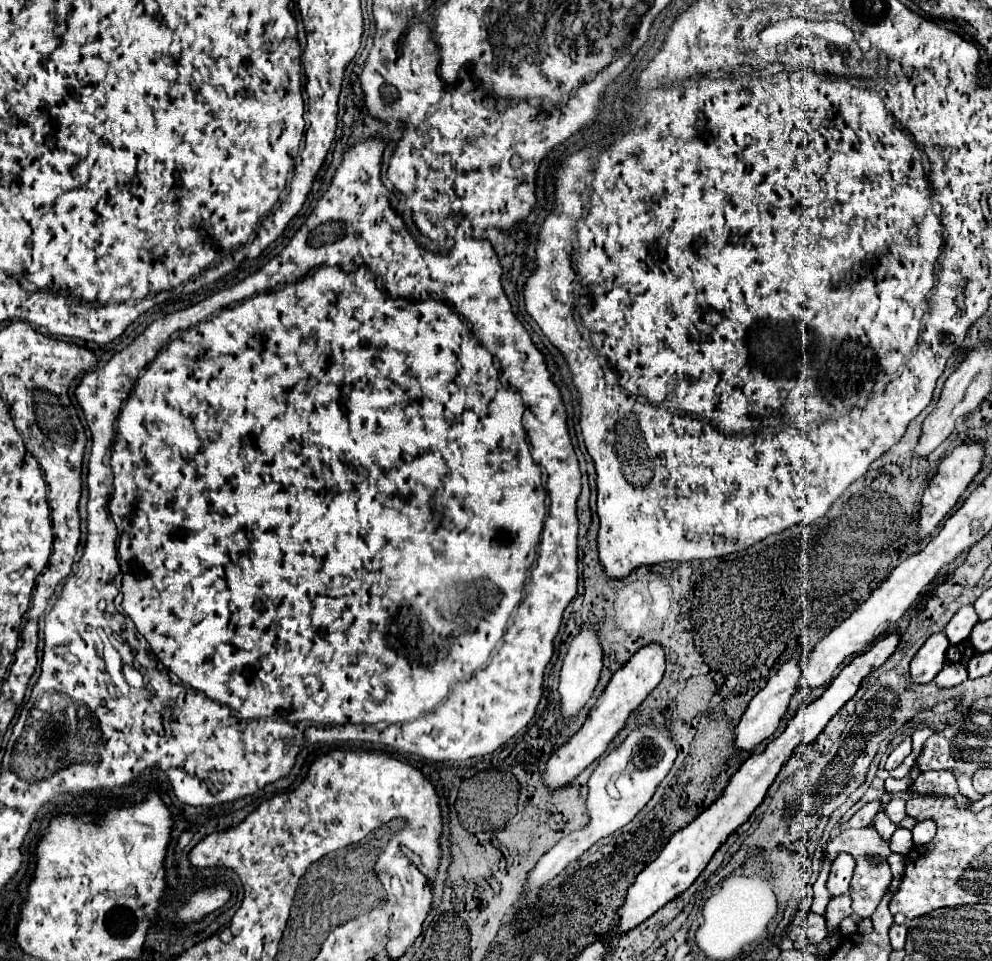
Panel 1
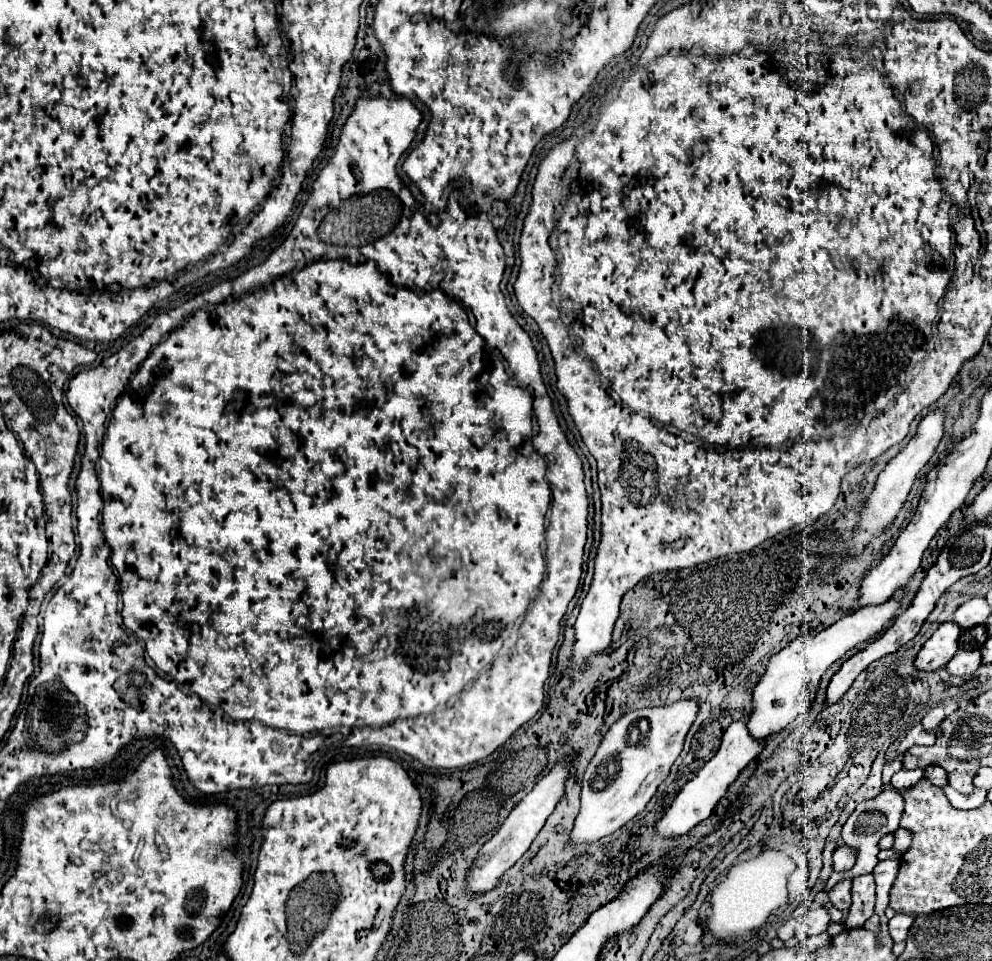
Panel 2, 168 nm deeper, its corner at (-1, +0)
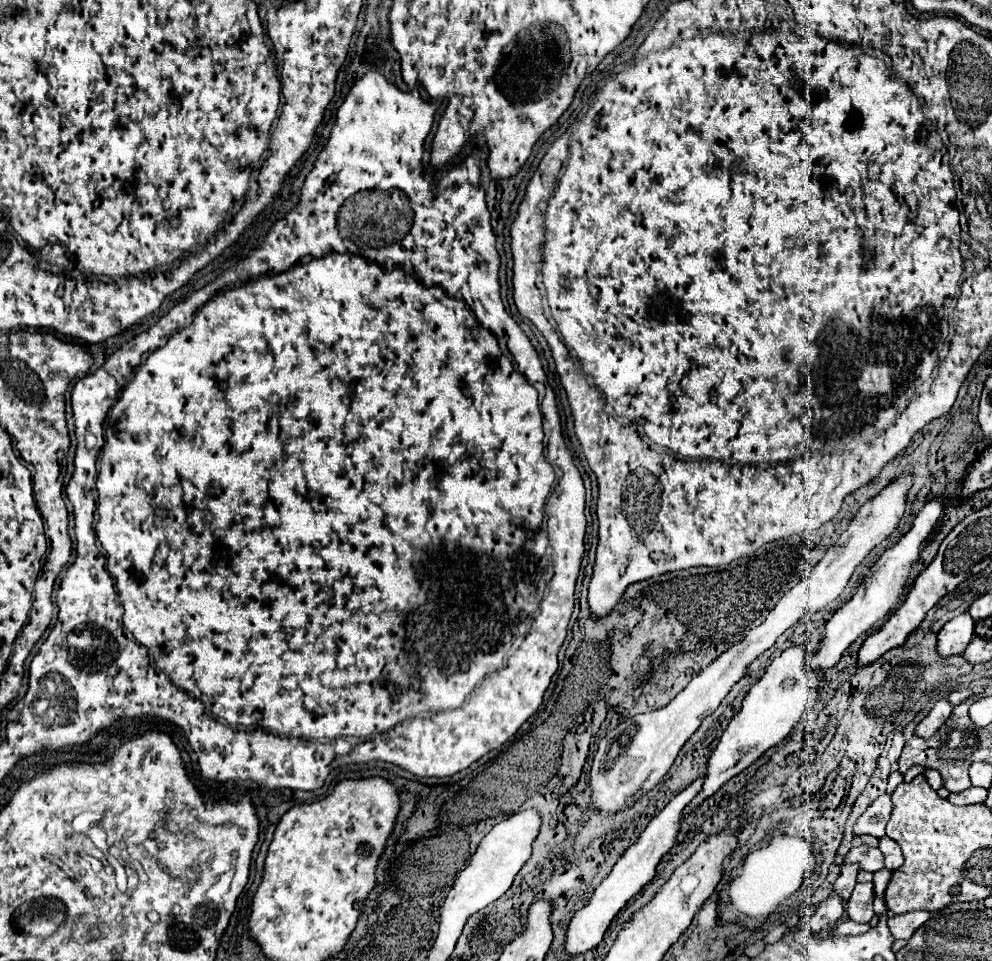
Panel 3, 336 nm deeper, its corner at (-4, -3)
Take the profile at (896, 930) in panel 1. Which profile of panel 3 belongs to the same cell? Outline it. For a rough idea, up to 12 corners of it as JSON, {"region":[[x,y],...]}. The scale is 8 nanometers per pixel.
{"region":[[926,910],[888,918],[894,938],[910,936],[930,918]]}

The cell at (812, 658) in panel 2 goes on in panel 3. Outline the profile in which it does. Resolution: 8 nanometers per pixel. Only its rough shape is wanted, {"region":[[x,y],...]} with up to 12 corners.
{"region":[[806,644],[772,660],[704,770],[694,812],[782,742],[818,696]]}

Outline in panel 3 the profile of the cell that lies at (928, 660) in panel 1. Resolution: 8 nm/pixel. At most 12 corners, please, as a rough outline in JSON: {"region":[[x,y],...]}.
{"region":[[968,612],[938,634],[940,656],[962,654],[974,636]]}

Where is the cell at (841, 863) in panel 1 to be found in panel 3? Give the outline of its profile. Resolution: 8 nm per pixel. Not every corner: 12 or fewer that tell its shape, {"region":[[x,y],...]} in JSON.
{"region":[[866,844],[854,846],[844,862],[858,862],[862,870],[884,868],[882,852]]}

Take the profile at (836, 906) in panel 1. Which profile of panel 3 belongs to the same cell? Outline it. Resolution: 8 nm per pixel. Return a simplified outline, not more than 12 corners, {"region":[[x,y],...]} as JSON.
{"region":[[842,864],[834,892],[848,900],[856,886],[860,864]]}

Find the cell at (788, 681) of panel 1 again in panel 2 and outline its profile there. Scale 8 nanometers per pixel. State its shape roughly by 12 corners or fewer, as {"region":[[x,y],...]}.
{"region":[[745,717],[711,761],[679,791],[655,827],[683,835],[713,813],[767,739]]}

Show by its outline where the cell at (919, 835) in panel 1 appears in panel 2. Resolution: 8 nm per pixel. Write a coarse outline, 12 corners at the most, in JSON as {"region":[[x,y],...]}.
{"region":[[907,829],[895,831],[895,845],[899,853],[905,853],[913,835]]}

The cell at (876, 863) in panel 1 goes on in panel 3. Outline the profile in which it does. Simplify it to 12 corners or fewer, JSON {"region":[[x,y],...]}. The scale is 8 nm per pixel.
{"region":[[856,884],[846,904],[850,920],[874,916],[872,884]]}

